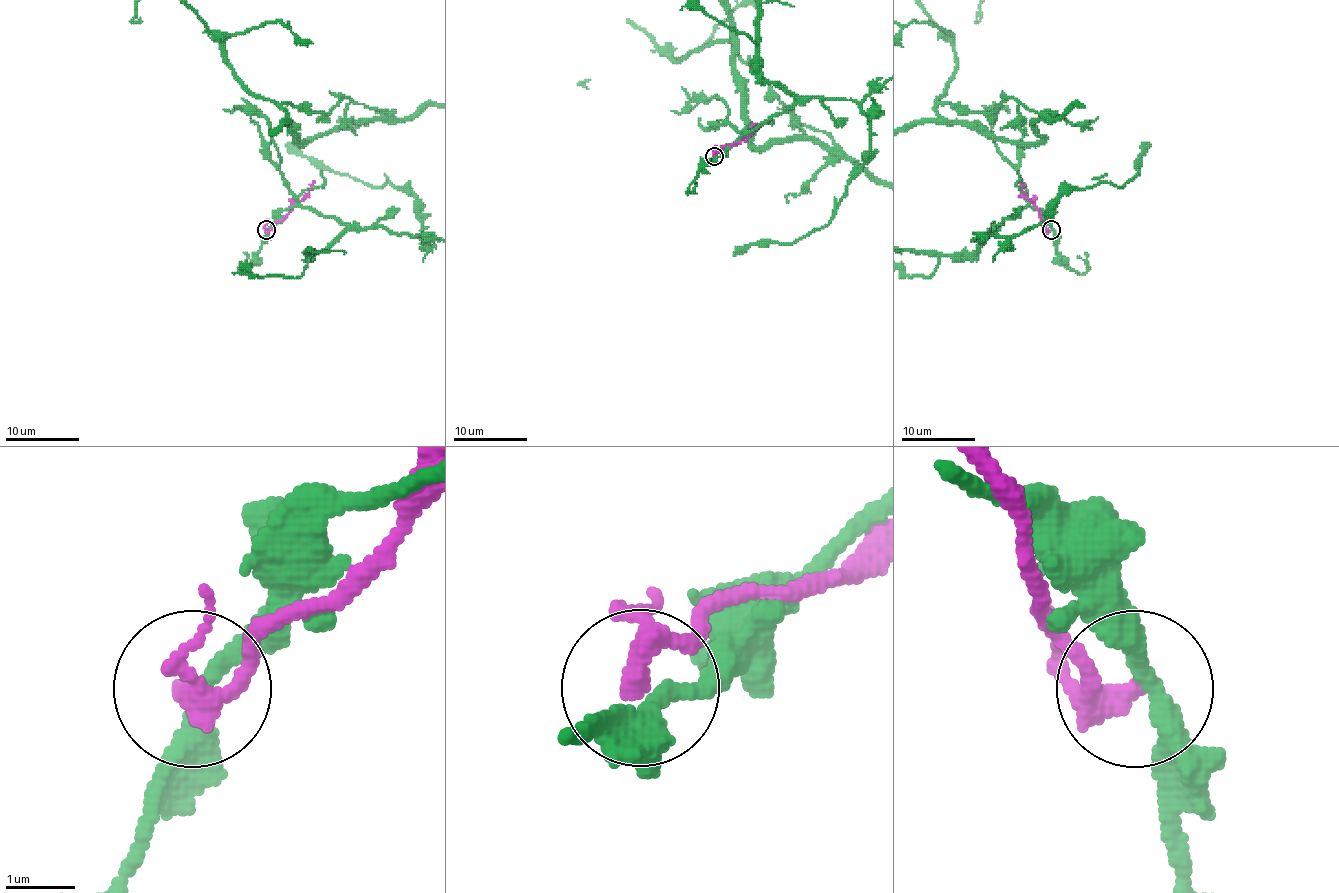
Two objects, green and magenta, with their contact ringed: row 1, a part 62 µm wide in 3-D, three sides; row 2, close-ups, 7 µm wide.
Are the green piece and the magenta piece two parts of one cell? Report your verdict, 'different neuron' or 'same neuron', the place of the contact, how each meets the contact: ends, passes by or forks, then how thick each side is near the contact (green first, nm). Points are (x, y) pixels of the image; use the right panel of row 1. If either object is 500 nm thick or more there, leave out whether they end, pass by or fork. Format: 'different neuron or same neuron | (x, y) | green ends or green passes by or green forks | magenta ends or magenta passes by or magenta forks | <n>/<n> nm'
different neuron | (1051, 230) | green passes by | magenta passes by | 300/280 nm

